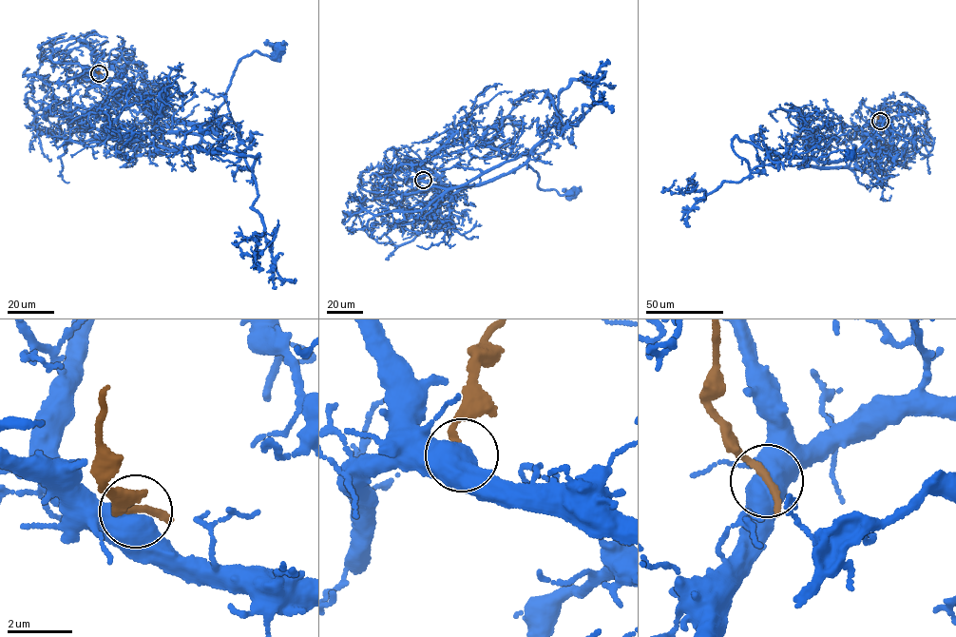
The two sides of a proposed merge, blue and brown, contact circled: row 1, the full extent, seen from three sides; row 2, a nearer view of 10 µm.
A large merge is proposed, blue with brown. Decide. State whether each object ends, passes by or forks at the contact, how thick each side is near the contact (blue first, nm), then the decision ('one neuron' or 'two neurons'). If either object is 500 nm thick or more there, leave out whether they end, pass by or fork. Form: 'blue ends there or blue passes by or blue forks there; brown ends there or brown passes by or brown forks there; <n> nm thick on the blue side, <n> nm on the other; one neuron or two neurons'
750 nm thick on the blue side, 280 nm on the other; two neurons

